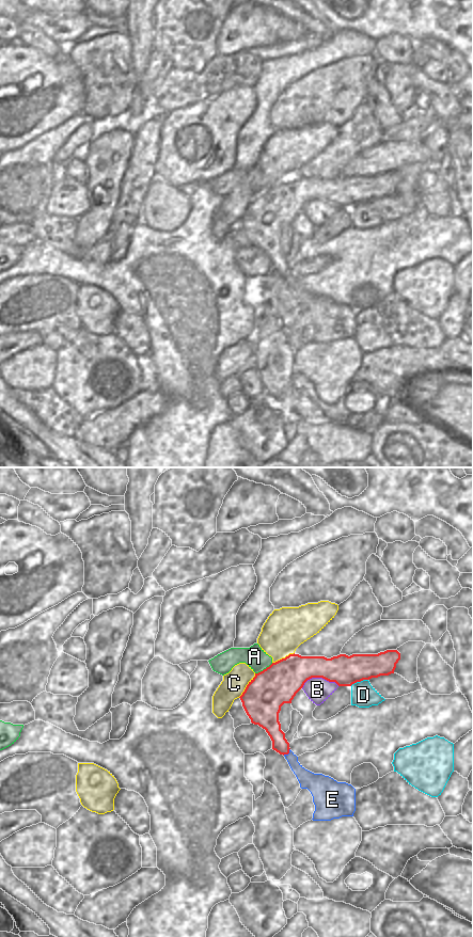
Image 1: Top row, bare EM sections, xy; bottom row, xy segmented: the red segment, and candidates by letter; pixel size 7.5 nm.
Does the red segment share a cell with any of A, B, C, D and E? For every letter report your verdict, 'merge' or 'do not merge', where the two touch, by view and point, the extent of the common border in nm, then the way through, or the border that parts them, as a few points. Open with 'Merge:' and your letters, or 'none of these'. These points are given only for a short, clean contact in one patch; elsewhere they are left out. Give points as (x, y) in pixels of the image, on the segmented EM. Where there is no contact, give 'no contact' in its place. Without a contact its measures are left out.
Merge: E
A: do not merge; contact xy (264, 669); length 160 nm; border xy (272, 663), (255, 673)
B: do not merge; contact xy (319, 677); length 280 nm
C: do not merge; contact xy (247, 685); length 220 nm
D: do not merge; contact xy (359, 681); length 140 nm
E: merge; contact xy (287, 753); length 80 nm; way xy (271, 725), (279, 743), (287, 753), (295, 766), (306, 779)

